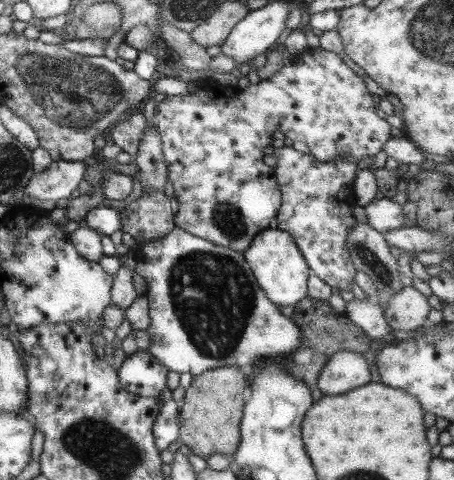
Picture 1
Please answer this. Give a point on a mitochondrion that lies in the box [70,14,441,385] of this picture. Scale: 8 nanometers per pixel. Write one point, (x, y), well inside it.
(212, 296)

